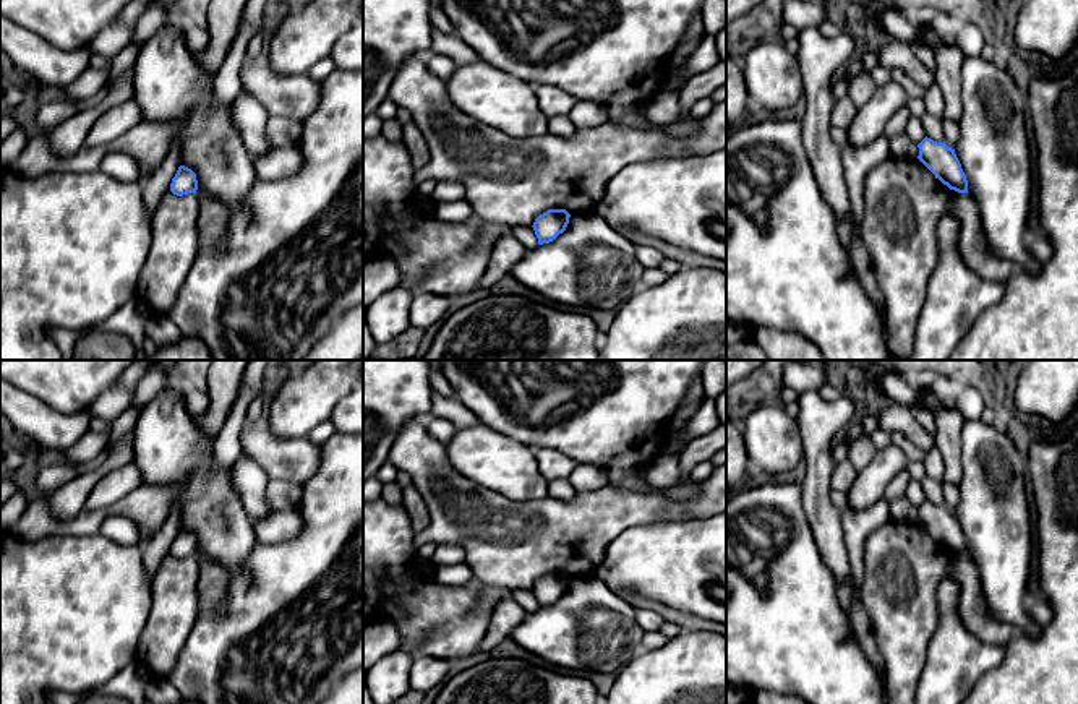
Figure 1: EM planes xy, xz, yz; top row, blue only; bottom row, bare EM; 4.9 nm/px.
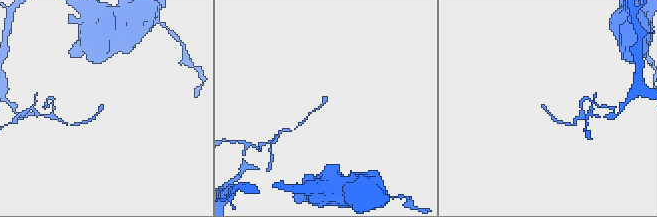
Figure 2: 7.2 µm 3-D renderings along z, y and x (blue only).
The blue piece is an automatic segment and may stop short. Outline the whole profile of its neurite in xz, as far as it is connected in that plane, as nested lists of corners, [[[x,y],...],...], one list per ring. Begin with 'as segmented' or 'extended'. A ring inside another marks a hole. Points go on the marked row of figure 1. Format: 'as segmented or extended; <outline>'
as segmented; [[[548,209],[540,214],[533,222],[533,230],[538,238],[538,245],[553,242],[563,234],[569,224],[571,214],[566,209]]]

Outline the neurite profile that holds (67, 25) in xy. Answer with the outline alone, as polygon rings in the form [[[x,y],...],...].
[[[0,0],[0,16],[62,50],[88,47],[131,0]]]

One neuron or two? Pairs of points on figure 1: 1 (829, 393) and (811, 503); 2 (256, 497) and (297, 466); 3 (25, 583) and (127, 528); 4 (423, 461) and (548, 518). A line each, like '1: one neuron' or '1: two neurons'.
1: two neurons
2: two neurons
3: two neurons
4: one neuron

